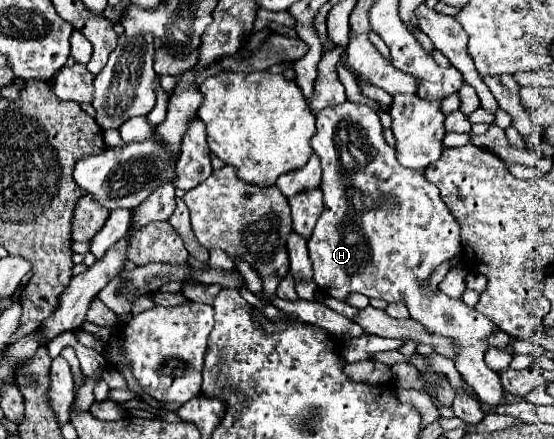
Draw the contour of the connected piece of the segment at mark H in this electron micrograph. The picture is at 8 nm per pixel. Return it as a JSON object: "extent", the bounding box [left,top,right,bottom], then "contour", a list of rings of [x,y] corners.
{"extent":[307,102,503,406],"contour":[[[343,102],[319,110],[317,114],[317,134],[311,138],[313,150],[321,158],[323,166],[323,198],[325,210],[319,216],[313,234],[307,240],[309,256],[313,262],[313,280],[329,296],[345,302],[349,294],[359,292],[367,298],[383,298],[385,302],[403,302],[411,318],[421,322],[429,334],[451,338],[457,346],[457,358],[453,358],[455,368],[463,380],[477,392],[477,396],[499,406],[503,402],[503,388],[497,372],[489,370],[483,354],[489,346],[489,336],[495,334],[495,324],[471,306],[465,306],[461,298],[449,298],[441,290],[429,290],[429,276],[437,264],[455,258],[461,250],[459,224],[439,196],[435,184],[431,184],[423,172],[405,170],[397,162],[395,150],[383,138],[383,126],[375,110],[365,104]]]}

